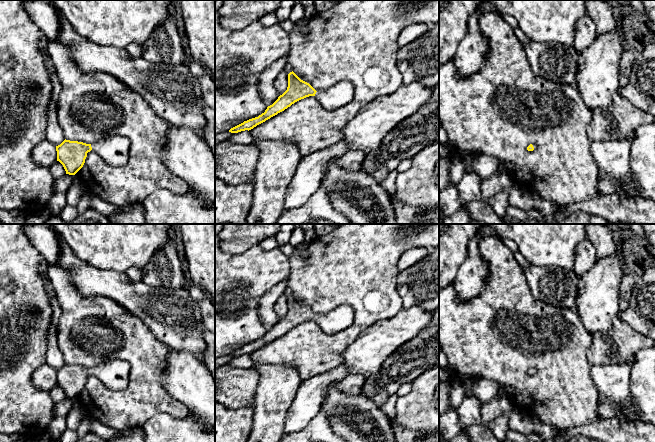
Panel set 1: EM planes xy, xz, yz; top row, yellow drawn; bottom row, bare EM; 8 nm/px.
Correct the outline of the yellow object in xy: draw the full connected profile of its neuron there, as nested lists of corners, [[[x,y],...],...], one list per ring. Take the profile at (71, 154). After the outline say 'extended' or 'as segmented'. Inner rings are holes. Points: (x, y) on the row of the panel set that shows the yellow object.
[[[110,135],[93,144],[65,139],[56,146],[57,161],[63,165],[66,174],[75,175],[83,167],[87,153],[91,150],[110,166],[122,167],[129,159],[130,141],[122,135]]] | extended

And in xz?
[[[293,71],[288,74],[287,90],[267,107],[258,117],[244,121],[231,128],[229,132],[238,133],[251,130],[271,117],[284,111],[295,102],[315,96],[327,111],[333,111],[350,103],[354,98],[354,86],[349,81],[341,81],[324,91],[316,91],[309,83],[301,80]]] | extended

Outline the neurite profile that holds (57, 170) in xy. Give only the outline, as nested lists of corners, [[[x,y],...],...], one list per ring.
[[[59,161],[54,162],[52,165],[48,167],[48,169],[54,179],[58,179],[66,175],[66,171]]]

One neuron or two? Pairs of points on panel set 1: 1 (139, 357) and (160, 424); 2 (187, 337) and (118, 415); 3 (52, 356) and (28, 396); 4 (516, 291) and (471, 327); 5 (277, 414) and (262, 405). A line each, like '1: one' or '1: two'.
1: two
2: two
3: two
4: one
5: one

